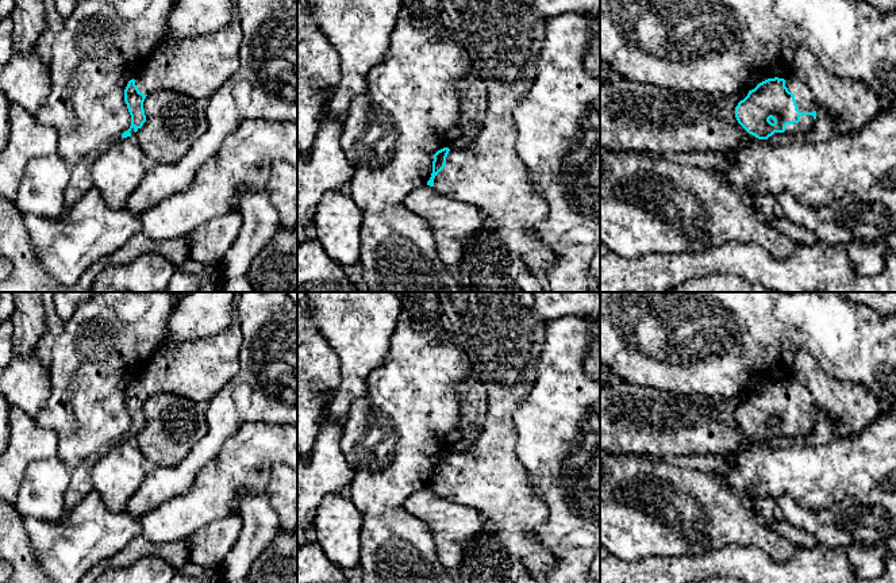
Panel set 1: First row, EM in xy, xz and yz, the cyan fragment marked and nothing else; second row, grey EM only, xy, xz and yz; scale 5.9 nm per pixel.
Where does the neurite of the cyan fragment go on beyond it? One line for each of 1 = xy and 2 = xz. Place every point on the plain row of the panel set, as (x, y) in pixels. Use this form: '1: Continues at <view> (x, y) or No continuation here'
1: Continues at xy (197, 369)
2: Continues at xz (503, 334)

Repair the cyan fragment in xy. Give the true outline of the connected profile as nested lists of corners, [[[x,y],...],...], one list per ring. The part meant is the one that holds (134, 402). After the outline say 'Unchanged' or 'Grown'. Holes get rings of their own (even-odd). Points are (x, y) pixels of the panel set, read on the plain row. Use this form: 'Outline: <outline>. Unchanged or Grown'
Outline: [[[230,325],[216,335],[158,352],[124,392],[131,429],[122,441],[132,440],[143,429],[143,404],[154,394],[176,394],[205,407],[239,371],[241,345],[239,326]]]. Grown

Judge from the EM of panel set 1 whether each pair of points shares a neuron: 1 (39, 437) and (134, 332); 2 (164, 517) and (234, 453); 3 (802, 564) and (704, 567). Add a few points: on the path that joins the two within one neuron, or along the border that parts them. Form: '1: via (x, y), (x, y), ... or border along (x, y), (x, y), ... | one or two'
1: border along (34, 418), (57, 437), (57, 451), (47, 459) | two
2: via (183, 513), (223, 472) | one
3: via (777, 568), (729, 567) | one

